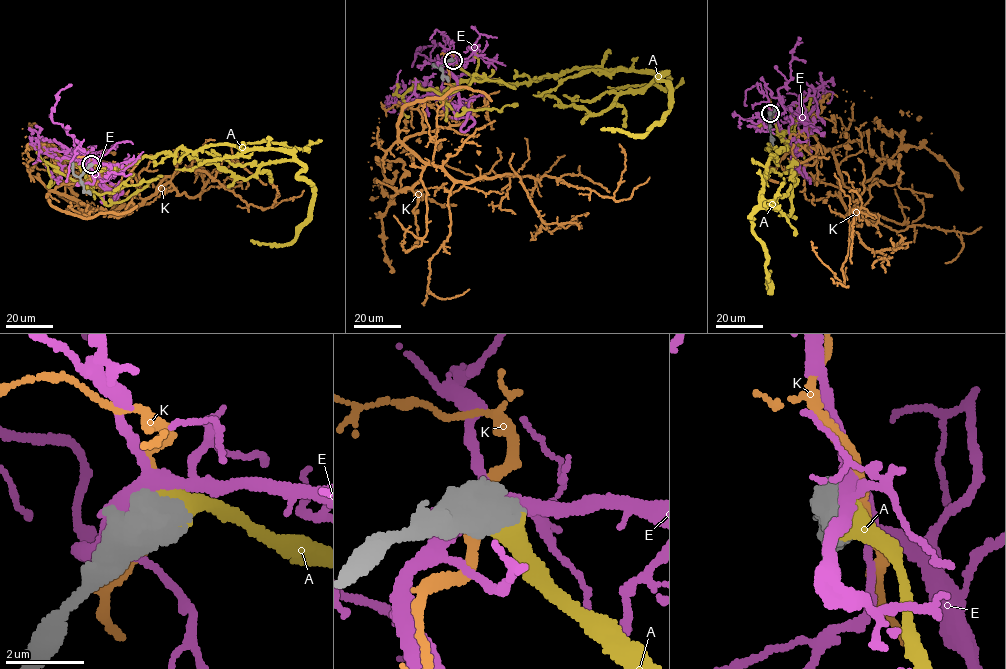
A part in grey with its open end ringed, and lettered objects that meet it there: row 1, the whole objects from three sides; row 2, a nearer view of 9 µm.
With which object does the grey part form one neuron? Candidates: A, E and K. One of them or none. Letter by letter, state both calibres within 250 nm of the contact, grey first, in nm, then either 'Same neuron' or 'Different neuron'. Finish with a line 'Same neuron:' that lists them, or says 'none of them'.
A: Thickness 900 nm (grey) against 650 nm. Same neuron
E: Thickness 750 nm (grey) against 500 nm. Different neuron
K: Thickness 1000 nm (grey) against 320 nm. Different neuron
Same neuron: A

